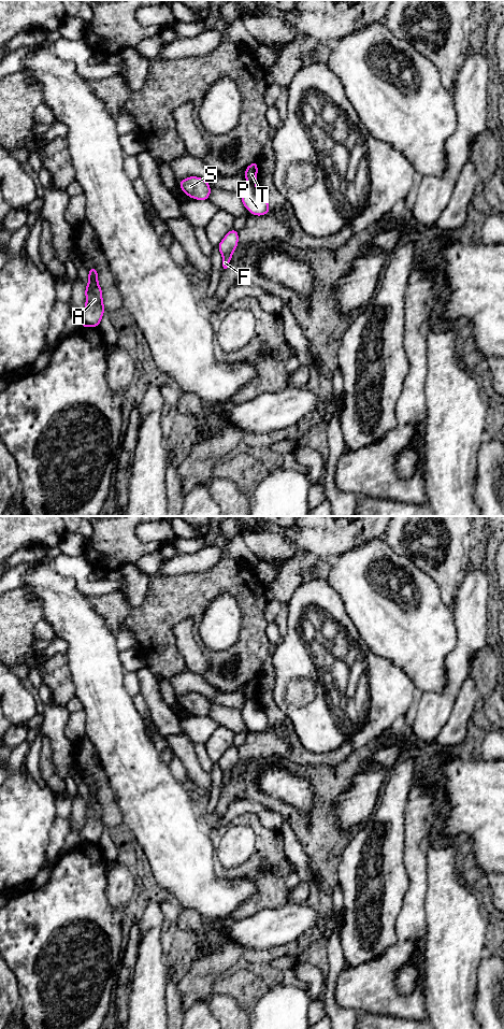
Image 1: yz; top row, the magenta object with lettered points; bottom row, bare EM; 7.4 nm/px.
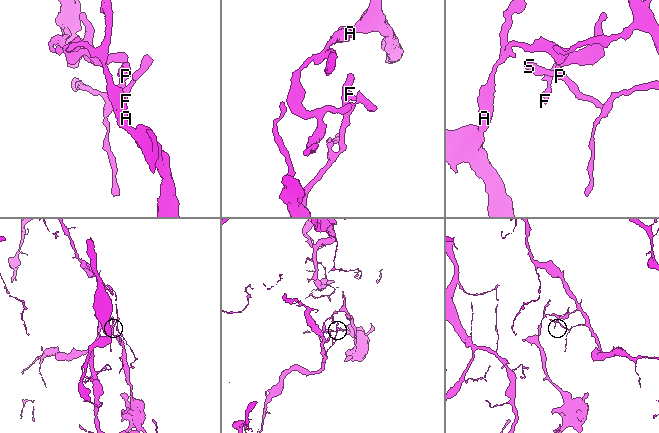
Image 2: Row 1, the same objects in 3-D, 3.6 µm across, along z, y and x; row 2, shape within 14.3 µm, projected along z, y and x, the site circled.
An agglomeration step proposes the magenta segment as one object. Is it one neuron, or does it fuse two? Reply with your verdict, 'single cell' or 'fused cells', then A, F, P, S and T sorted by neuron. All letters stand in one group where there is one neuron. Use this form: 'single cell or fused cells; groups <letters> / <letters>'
fused cells; groups A T / F P S

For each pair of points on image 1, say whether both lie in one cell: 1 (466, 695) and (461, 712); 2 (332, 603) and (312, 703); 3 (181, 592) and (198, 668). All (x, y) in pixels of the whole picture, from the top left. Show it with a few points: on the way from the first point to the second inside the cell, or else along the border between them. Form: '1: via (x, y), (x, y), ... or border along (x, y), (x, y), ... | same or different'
1: via (466, 699), (464, 708) | same
2: via (301, 608), (293, 618), (293, 666), (296, 672) | same
3: border along (172, 627), (190, 617), (196, 642) | different

